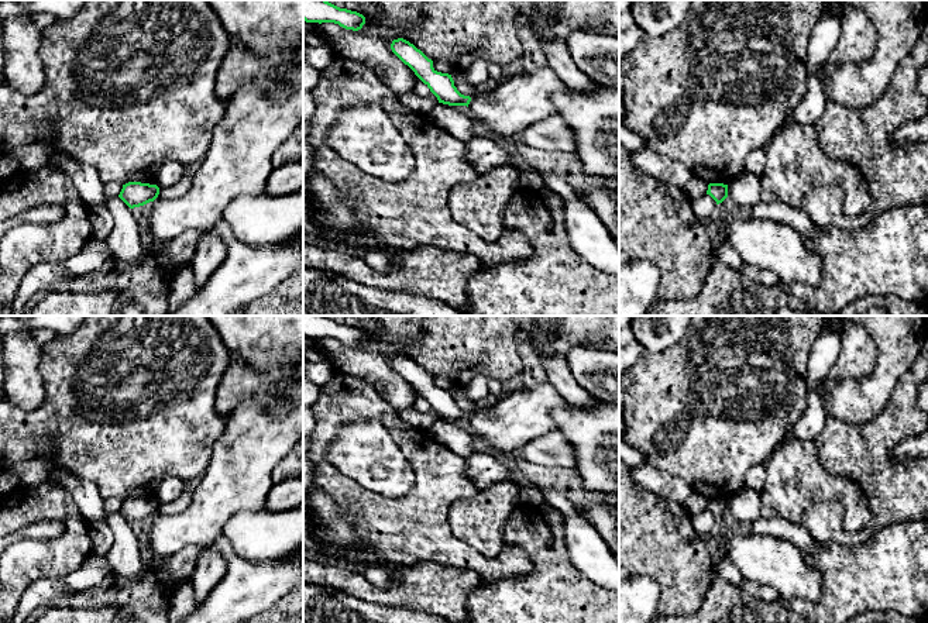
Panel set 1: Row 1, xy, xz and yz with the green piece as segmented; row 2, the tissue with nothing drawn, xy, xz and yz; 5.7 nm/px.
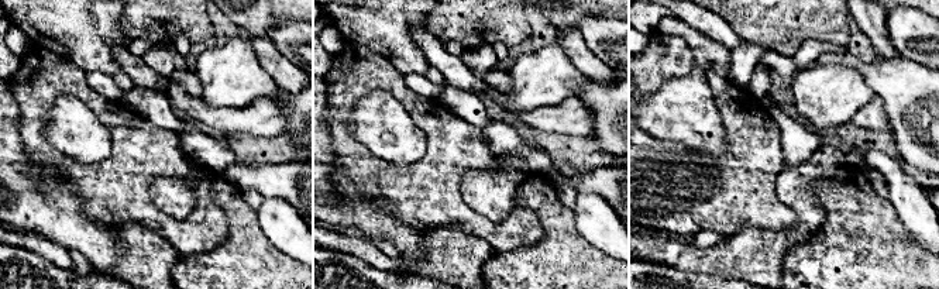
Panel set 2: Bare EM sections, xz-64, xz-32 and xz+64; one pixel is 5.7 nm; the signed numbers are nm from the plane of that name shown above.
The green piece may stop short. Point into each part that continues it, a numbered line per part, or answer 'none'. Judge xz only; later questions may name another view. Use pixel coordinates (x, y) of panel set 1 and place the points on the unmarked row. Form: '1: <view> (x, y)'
1: xz (523, 415)

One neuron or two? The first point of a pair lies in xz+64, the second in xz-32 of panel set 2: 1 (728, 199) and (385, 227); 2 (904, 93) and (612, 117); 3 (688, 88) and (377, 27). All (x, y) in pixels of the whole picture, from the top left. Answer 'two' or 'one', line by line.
1: two
2: one
3: one

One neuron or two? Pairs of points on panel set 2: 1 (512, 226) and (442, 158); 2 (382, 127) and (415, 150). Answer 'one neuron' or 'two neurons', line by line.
1: one neuron
2: one neuron

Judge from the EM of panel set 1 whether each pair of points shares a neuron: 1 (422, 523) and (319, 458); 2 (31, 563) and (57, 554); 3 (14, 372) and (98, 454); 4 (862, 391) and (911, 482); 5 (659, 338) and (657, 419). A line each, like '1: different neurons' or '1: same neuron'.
1: same neuron
2: same neuron
3: different neurons
4: different neurons
5: different neurons

